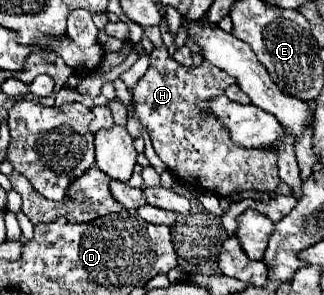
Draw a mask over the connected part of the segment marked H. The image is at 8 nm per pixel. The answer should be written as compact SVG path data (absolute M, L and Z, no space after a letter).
M147 26L145 36L153 42L153 50L149 52L149 68L145 76L133 88L133 104L167 170L197 192L205 190L217 196L241 194L247 190L275 192L281 184L277 172L279 152L235 146L229 130L225 130L217 116L199 108L199 102L209 102L211 98L221 96L235 78L211 66L207 60L193 68L179 64L167 52L157 26Z

